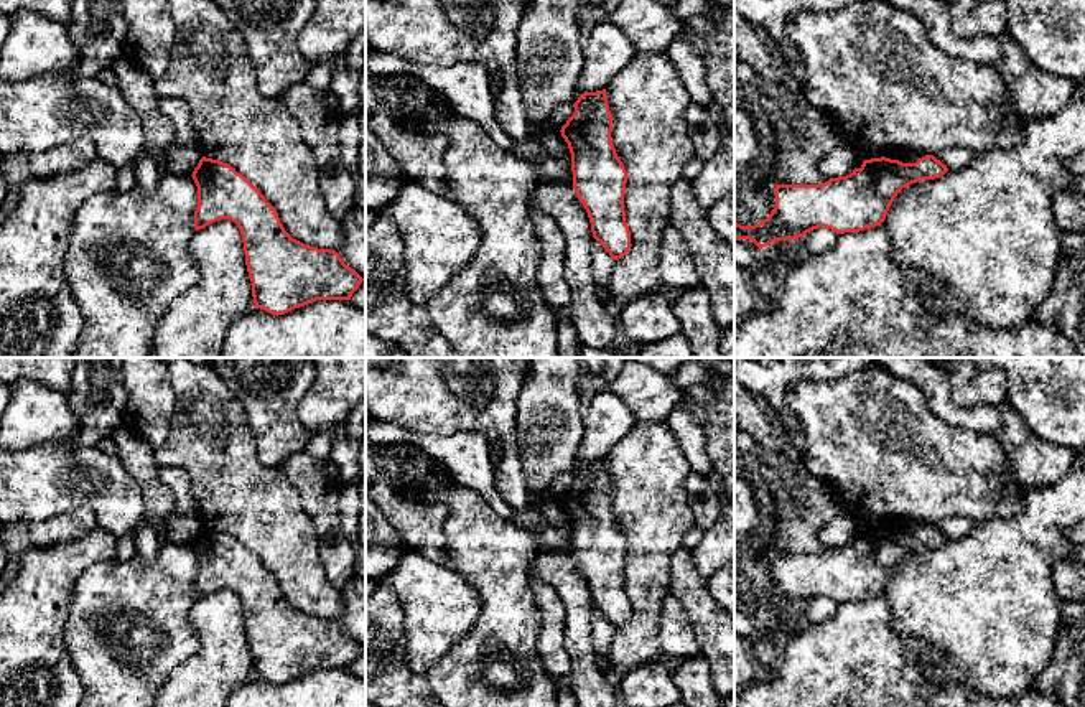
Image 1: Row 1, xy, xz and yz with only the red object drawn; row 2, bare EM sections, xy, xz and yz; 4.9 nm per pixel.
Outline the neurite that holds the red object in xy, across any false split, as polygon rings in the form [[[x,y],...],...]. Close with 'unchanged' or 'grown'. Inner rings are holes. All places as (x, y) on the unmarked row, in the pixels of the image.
[[[203,526],[191,545],[198,555],[194,597],[221,588],[237,593],[257,677],[278,686],[316,669],[351,669],[362,653],[336,620],[293,608],[277,578],[231,534]]]; unchanged

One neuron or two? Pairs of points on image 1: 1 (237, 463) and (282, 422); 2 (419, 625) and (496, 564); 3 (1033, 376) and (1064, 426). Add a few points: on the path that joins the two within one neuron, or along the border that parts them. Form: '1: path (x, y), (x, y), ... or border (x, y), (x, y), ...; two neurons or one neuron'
1: border (246, 409), (256, 457), (262, 463), (277, 468); two neurons
2: border (455, 567), (478, 594), (479, 615), (474, 623); two neurons
3: path (1041, 388), (1064, 414); one neuron

